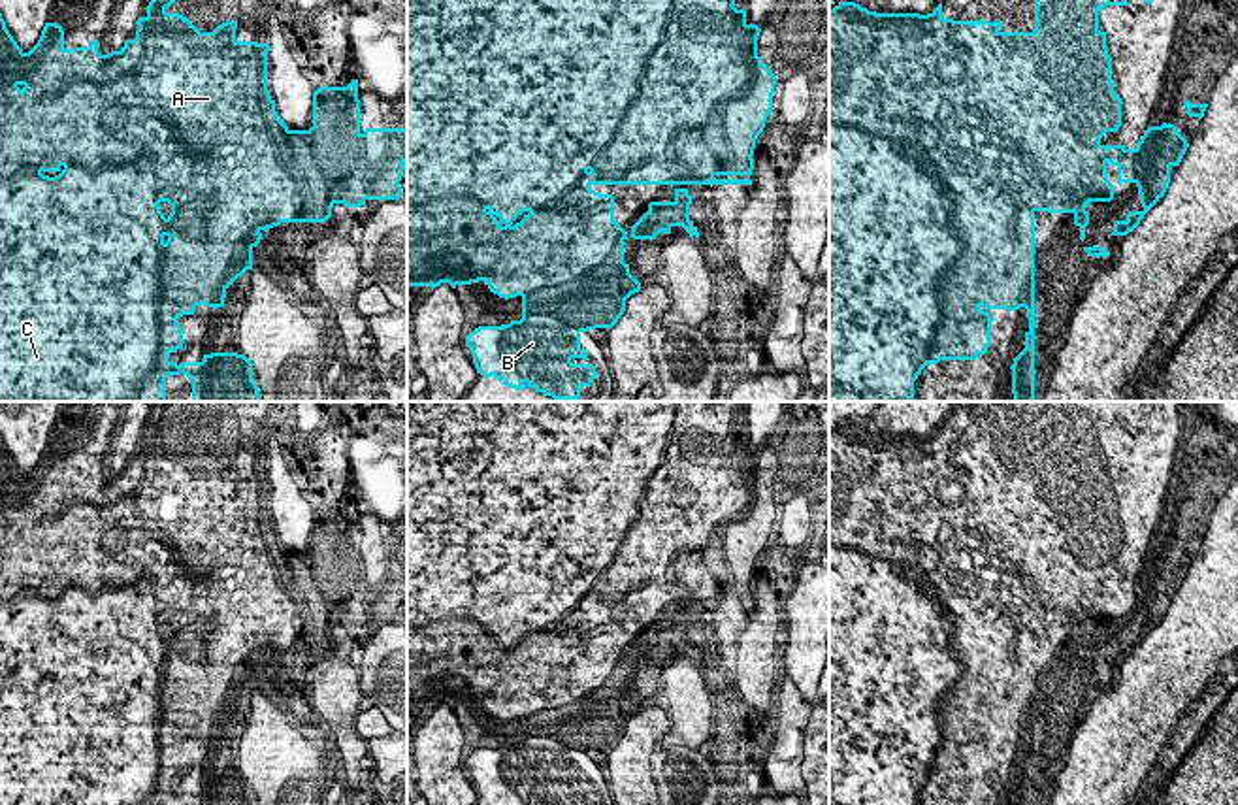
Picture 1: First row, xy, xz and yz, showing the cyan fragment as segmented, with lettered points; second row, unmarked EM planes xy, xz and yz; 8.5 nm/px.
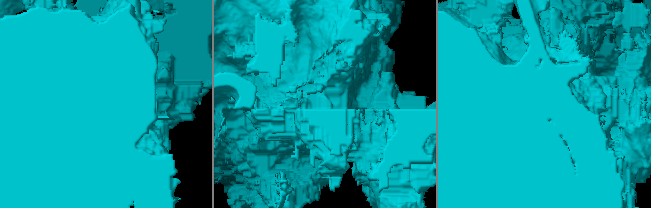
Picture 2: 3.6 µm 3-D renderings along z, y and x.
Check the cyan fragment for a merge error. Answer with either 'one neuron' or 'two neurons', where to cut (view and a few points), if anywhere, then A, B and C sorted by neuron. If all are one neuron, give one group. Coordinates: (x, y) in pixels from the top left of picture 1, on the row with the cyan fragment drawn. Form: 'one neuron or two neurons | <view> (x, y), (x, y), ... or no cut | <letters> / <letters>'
one neuron | no cut | A B C

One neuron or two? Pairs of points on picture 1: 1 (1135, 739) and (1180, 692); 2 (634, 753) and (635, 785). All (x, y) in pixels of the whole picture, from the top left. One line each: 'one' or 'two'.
1: two
2: one

